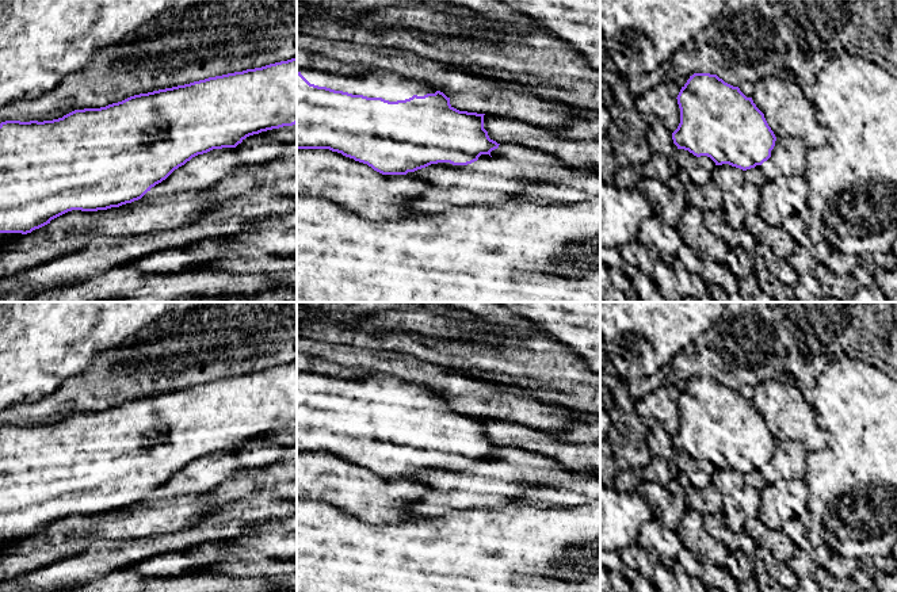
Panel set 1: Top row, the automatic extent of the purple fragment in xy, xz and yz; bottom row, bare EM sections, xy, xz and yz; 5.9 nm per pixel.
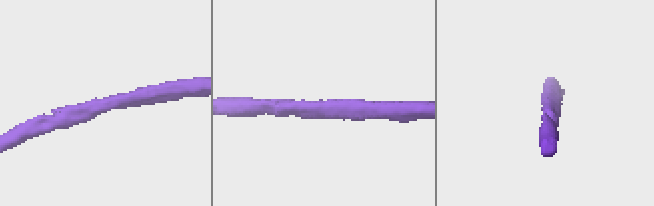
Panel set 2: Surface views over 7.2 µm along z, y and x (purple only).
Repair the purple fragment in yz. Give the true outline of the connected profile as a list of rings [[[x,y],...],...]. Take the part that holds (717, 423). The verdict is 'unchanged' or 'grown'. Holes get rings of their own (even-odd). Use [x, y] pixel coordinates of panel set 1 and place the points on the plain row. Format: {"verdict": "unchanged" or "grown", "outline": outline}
{"verdict": "unchanged", "outline": [[[694,377],[676,402],[680,427],[672,443],[677,452],[696,461],[707,459],[715,469],[729,467],[743,474],[762,469],[771,461],[776,440],[752,401],[747,401],[738,390],[725,386],[717,378]]]}

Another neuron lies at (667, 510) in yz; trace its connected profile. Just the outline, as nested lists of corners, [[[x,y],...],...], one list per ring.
[[[650,481],[638,482],[635,492],[650,505],[653,519],[676,531],[687,509],[684,499],[676,500],[665,486]]]

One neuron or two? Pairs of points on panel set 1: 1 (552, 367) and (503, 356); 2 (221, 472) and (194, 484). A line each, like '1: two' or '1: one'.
1: one
2: one

